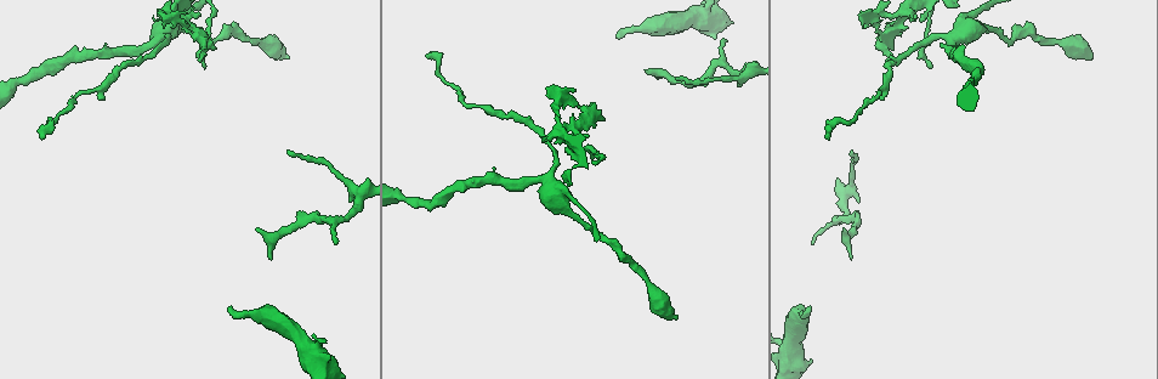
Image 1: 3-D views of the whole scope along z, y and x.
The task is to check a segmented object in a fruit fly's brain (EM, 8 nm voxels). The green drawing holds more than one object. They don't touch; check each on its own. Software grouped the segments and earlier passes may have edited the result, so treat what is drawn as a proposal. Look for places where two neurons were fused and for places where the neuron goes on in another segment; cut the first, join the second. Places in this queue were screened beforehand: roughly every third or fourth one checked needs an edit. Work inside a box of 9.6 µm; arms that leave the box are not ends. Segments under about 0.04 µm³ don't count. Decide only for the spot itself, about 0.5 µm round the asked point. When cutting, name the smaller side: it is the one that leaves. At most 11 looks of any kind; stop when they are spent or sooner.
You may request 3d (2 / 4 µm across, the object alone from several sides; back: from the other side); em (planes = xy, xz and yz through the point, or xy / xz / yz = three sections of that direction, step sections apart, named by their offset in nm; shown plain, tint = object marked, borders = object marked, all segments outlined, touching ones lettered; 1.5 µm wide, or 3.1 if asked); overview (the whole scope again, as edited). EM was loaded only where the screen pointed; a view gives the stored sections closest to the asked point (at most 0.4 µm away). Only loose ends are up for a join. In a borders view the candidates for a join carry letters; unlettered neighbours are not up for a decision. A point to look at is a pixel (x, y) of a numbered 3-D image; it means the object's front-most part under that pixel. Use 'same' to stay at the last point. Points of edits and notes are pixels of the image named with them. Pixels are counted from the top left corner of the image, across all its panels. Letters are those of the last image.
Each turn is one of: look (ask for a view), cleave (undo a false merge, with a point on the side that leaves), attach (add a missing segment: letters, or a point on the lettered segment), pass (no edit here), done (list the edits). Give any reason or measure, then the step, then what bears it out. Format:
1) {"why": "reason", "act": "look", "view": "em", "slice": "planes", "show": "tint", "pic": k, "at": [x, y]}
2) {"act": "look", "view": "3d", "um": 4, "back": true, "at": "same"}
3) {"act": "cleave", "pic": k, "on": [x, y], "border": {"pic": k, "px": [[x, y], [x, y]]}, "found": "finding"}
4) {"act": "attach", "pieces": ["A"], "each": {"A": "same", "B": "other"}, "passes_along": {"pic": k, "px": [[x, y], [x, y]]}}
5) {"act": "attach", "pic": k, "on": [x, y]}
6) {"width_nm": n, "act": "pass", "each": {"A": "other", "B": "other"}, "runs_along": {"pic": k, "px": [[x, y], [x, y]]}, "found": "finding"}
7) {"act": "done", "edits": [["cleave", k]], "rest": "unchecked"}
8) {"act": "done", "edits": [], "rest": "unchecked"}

{"why": "an open end", "act": "look", "view": "3d", "um": 4, "pic": 1, "at": [674, 318]}

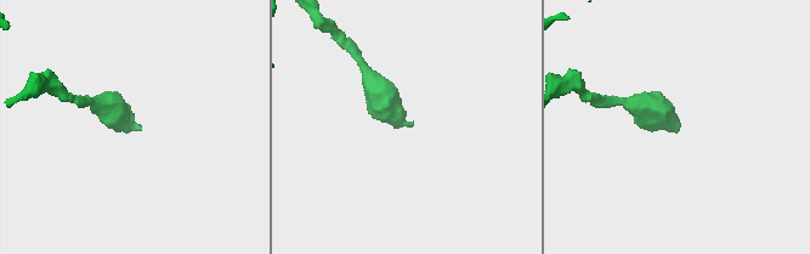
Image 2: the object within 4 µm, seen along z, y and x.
{"why": "now the EM", "act": "look", "view": "em", "slice": "yz", "step": 4, "show": "borders", "pic": 2, "at": [410, 125]}

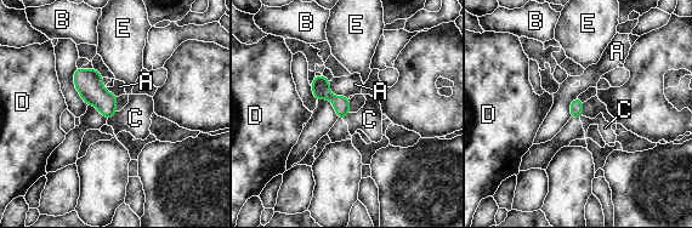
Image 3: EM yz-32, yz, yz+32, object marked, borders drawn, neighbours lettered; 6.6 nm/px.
{"act": "pass", "each": {"A": "other", "B": "other", "C": "other", "D": "other", "E": "other"}, "border": {"pic": 3, "px": [[117, 112], [107, 120]]}, "found": "none of them fits"}

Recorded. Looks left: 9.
{"why": "long arm stops here", "act": "look", "view": "em", "slice": "xy", "step": 4, "show": "borders", "pic": 1, "at": [430, 52]}

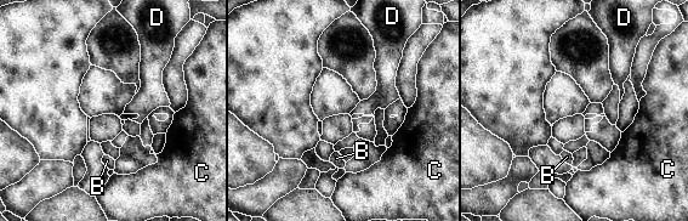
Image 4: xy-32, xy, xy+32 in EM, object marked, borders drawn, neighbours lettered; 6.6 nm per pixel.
{"act": "look", "view": "em", "slice": "planes", "show": "borders", "at": "same"}

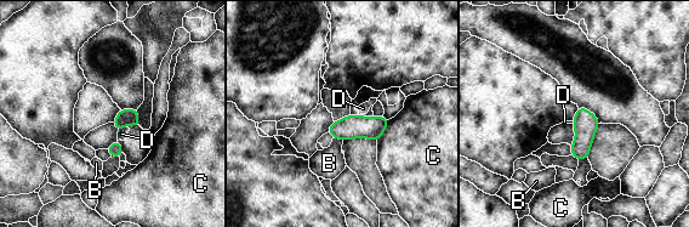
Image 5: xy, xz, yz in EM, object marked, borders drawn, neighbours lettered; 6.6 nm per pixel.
{"act": "pass", "each": {"B": "other", "C": "other", "D": "other"}, "border": {"pic": 5, "px": [[127, 126], [118, 131]]}, "found": "no lettered segment goes on from it"}

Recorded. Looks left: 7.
{"act": "look", "view": "3d", "um": 2, "pic": 1, "at": [618, 37]}

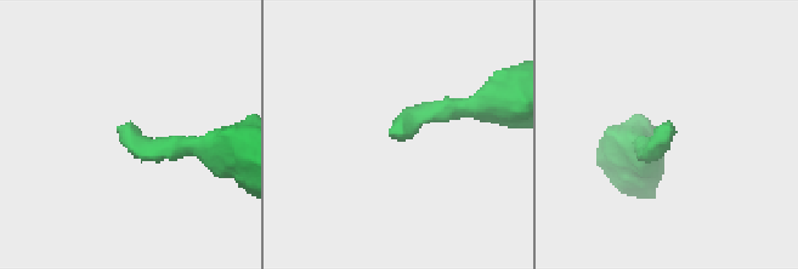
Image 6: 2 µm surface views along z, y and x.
{"act": "look", "view": "em", "slice": "planes", "show": "borders", "pic": 6, "at": [118, 129]}

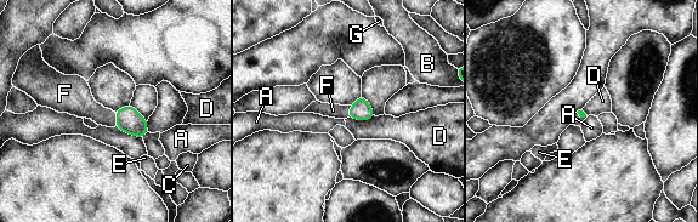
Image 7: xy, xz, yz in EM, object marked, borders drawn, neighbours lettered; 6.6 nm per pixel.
{"act": "attach", "pieces": ["F"], "each": {"A": "other", "B": "other", "C": "other", "D": "other", "E": "other", "F": "same", "G": "other"}, "passes_along": {"pic": 7, "px": [[129, 120], [117, 119], [83, 104]]}, "found": "it goes on there"}

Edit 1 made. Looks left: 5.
{"why": "see it whole again", "act": "look", "view": "overview"}

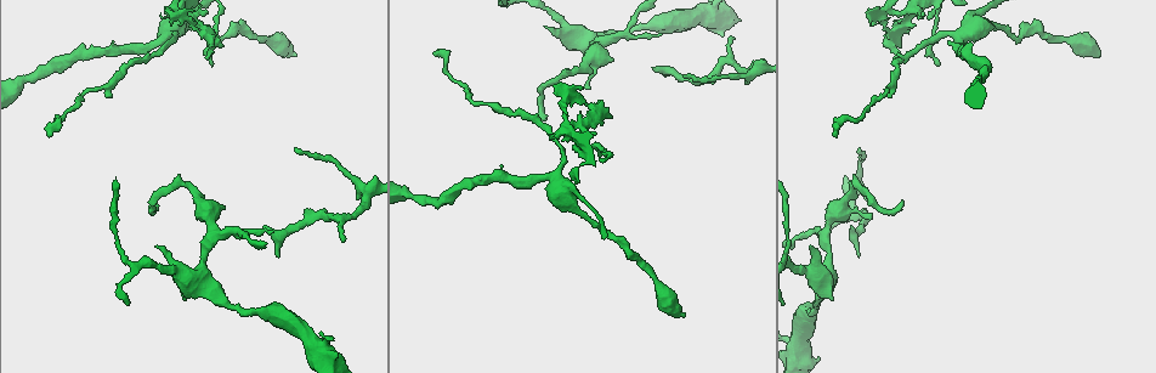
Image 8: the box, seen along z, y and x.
{"why": "tapers out", "act": "look", "view": "3d", "um": 4, "pic": 8, "at": [345, 240]}

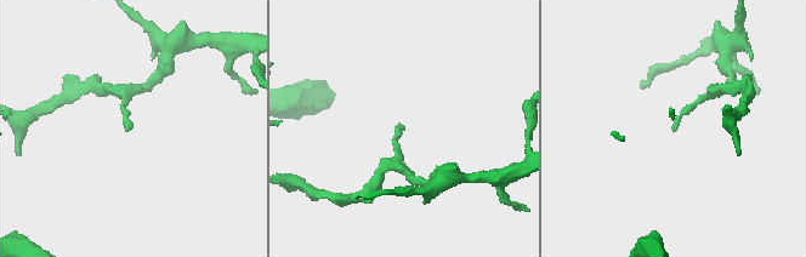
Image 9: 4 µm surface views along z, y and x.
{"why": "shape alone is not enough", "act": "look", "view": "em", "slice": "planes", "show": "plain", "pic": 9, "at": [396, 129]}

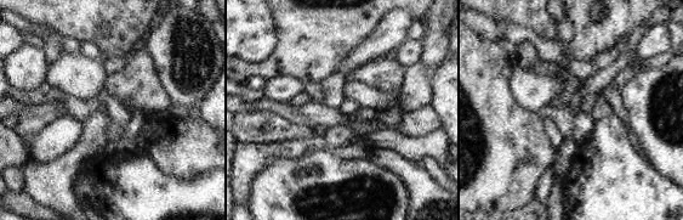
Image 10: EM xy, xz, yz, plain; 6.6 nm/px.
{"why": "see the neighbours", "act": "look", "view": "em", "slice": "planes", "show": "borders", "at": "same"}

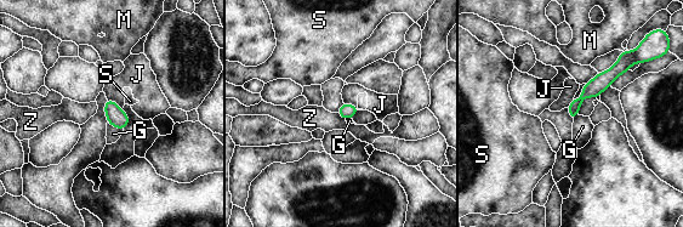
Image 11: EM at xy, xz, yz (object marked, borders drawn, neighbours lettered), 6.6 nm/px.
{"act": "pass", "each": {"G": "other", "J": "other", "M": "other", "S": "other", "Z": "other"}, "found": "none of them fits"}

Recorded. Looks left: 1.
{"act": "done", "edits": [["attach", 7]], "rest": "unchecked"}

